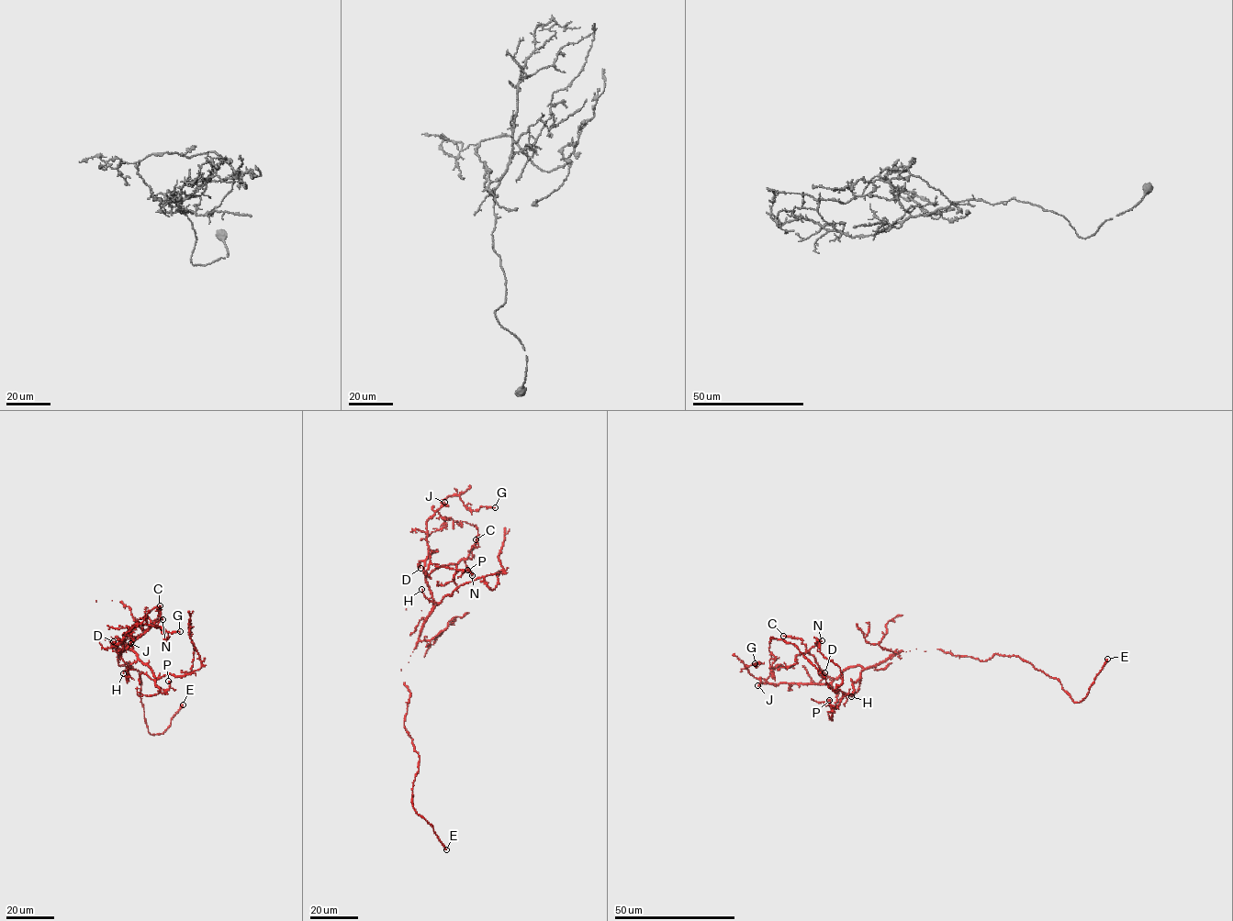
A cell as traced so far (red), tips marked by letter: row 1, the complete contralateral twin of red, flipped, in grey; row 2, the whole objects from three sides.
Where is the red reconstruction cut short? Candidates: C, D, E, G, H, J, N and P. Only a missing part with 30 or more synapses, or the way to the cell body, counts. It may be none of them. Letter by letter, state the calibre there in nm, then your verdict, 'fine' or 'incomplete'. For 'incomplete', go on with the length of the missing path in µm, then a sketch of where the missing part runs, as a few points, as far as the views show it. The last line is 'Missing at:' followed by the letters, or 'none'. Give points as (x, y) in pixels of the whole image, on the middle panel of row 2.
C: 190 nm thick; fine
D: 160 nm thick; fine
E: 360 nm thick; incomplete; about 3 µm are missing
G: 190 nm thick; fine
H: 180 nm thick; fine
J: 200 nm thick; fine
N: 200 nm thick; incomplete; about 25 µm are missing; missing branch runs (472, 575), (471, 582), (485, 571), (507, 565)
P: 110 nm thick; fine
Missing at: E, N

